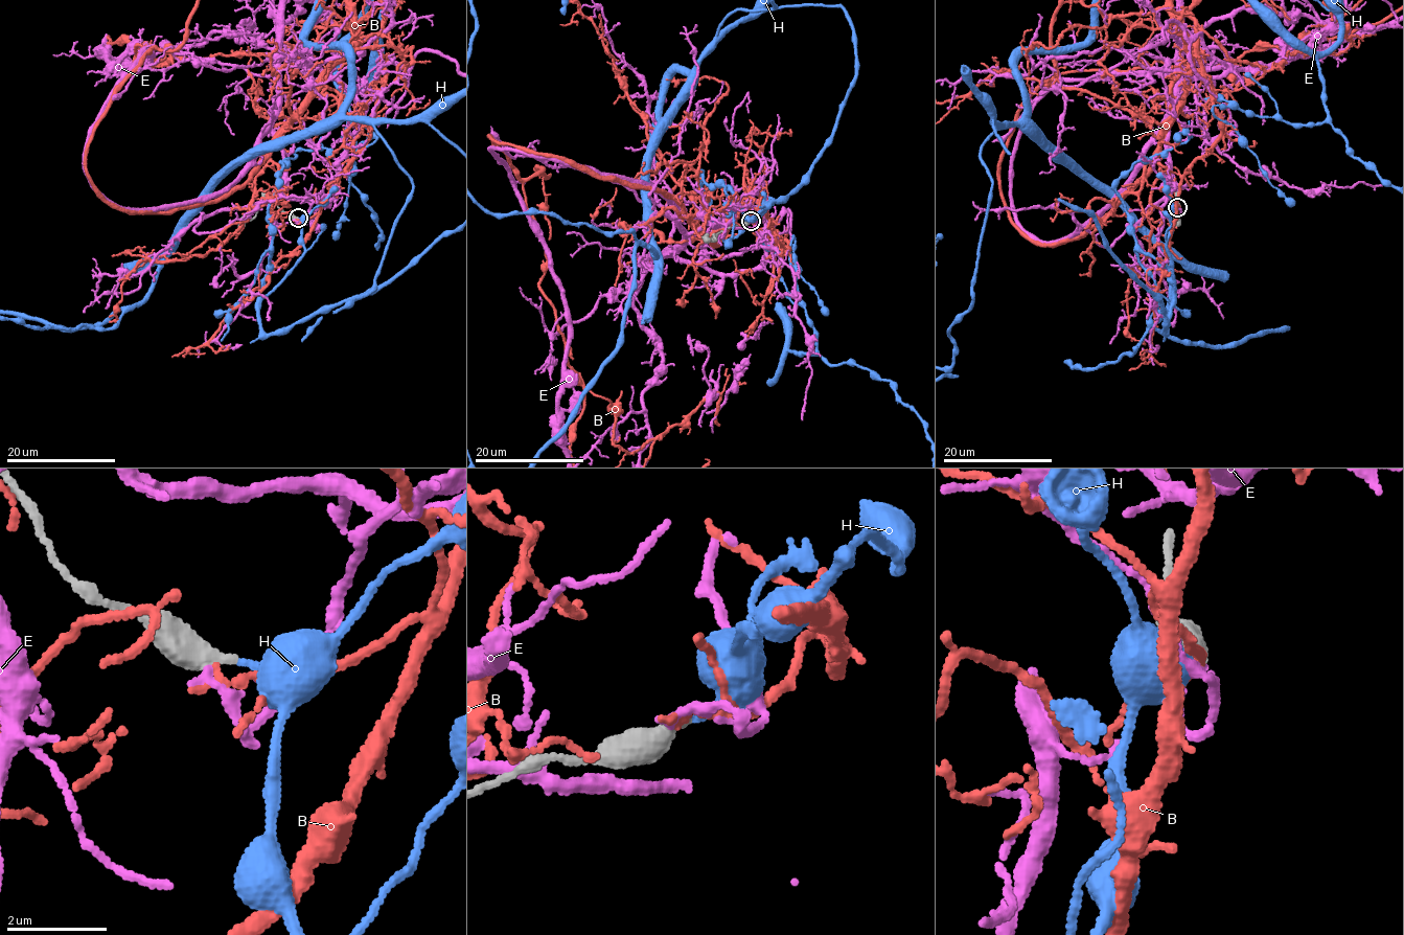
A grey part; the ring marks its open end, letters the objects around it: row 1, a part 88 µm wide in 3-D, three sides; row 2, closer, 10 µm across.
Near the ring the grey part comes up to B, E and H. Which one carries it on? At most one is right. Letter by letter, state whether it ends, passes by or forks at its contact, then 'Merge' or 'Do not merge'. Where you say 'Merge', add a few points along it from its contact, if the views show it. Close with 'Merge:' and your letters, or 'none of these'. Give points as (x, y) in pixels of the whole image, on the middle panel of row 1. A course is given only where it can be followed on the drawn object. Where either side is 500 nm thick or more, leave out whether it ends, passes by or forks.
B: Do not merge
E: Do not merge
H: It ends there. Merge
Merge: H

